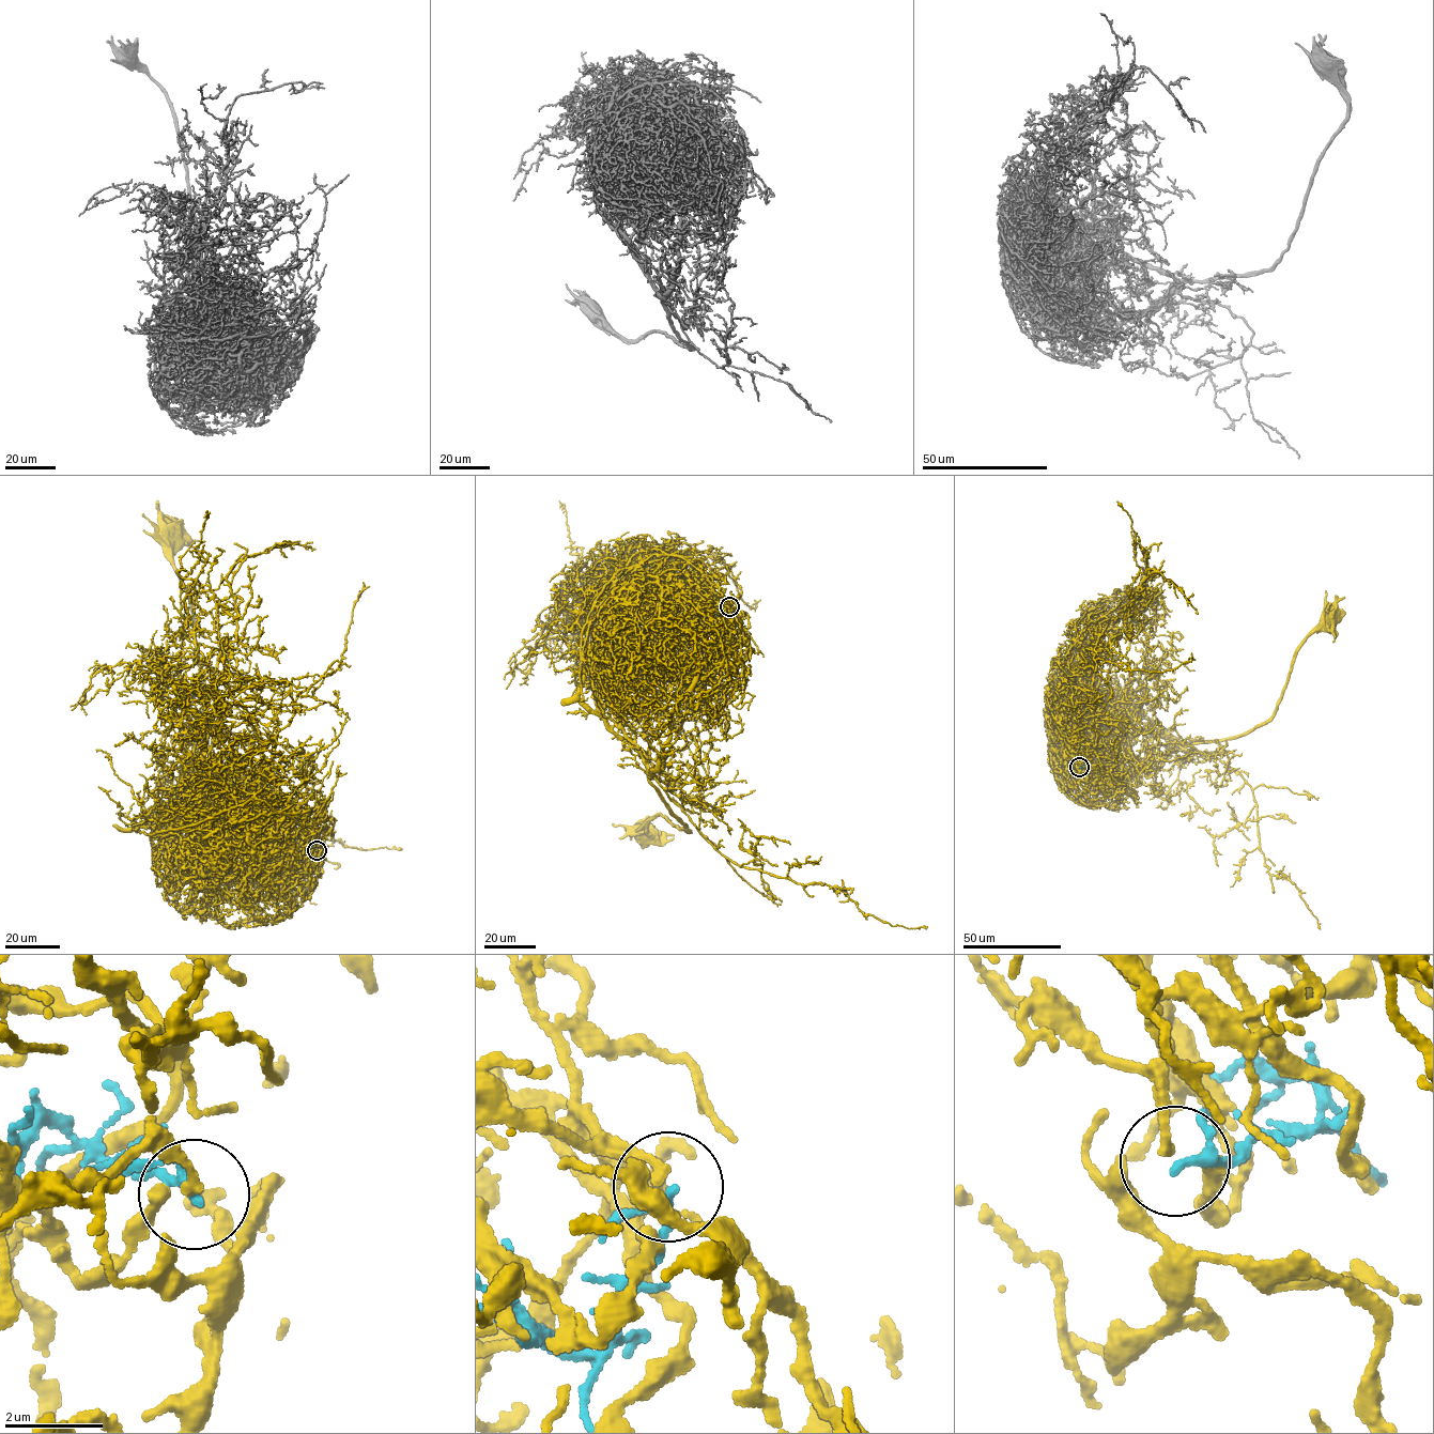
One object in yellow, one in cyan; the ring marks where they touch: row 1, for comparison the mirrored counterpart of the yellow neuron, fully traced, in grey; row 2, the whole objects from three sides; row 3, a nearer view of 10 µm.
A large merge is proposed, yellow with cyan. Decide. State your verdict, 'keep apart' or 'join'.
keep apart

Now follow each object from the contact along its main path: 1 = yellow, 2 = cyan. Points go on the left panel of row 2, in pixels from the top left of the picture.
1: (317, 851), (314, 842), (299, 850), (244, 903), (221, 899), (186, 849), (174, 812), (204, 703), (171, 529)
2: (317, 850), (310, 847), (301, 850)

